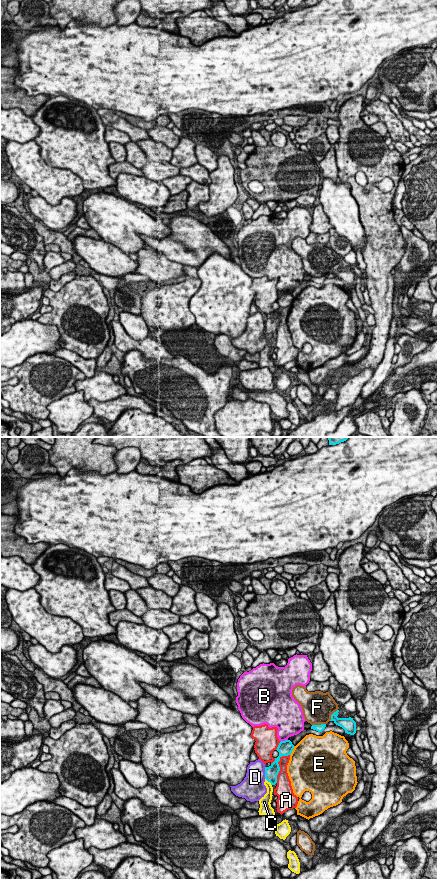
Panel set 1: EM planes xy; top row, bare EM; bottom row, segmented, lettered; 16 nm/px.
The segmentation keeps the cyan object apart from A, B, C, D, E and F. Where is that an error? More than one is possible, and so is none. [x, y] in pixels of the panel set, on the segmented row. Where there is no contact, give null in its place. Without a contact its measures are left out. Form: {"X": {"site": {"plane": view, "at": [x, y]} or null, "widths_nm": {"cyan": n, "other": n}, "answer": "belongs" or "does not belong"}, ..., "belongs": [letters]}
{"A": {"site": {"plane": "xy", "at": [278, 766]}, "widths_nm": {"cyan": 220, "other": 200}, "answer": "does not belong"}, "B": {"site": {"plane": "xy", "at": [283, 741]}, "widths_nm": {"cyan": 240, "other": 320}, "answer": "does not belong"}, "C": {"site": {"plane": "xy", "at": [269, 781]}, "widths_nm": {"cyan": 220, "other": 130}, "answer": "belongs"}, "D": {"site": {"plane": "xy", "at": [265, 773]}, "widths_nm": {"cyan": 220, "other": 340}, "answer": "does not belong"}, "E": {"site": {"plane": "xy", "at": [292, 750]}, "widths_nm": {"cyan": 240, "other": 480}, "answer": "does not belong"}, "F": {"site": {"plane": "xy", "at": [318, 725]}, "widths_nm": {"cyan": 120, "other": 460}, "answer": "does not belong"}, "belongs": ["C"]}

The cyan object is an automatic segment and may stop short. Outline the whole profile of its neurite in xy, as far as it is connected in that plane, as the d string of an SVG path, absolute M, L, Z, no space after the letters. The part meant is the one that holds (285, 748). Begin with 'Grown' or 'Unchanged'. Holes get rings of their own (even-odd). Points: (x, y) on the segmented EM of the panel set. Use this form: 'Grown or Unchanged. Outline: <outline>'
Grown. Outline: M290 740L281 741L277 747L279 756L275 758L275 761L269 766L265 767L265 782L264 785L267 788L267 793L259 800L260 808L259 815L267 815L270 817L273 823L275 823L276 815L274 809L271 807L273 785L277 783L277 775L280 771L278 762L282 756L291 755L294 749L294 745Z

